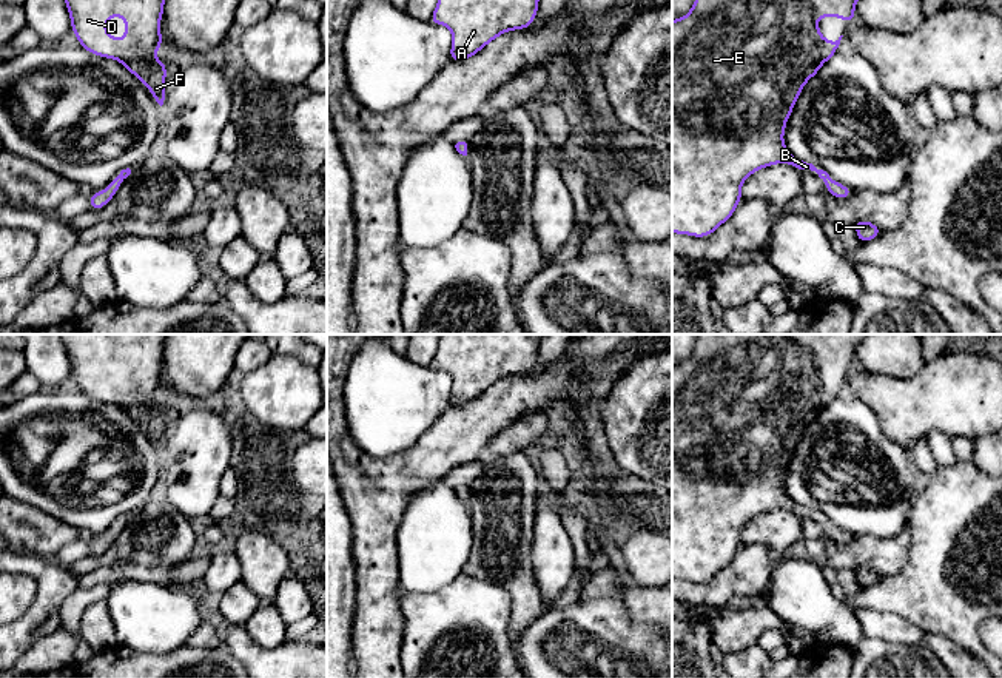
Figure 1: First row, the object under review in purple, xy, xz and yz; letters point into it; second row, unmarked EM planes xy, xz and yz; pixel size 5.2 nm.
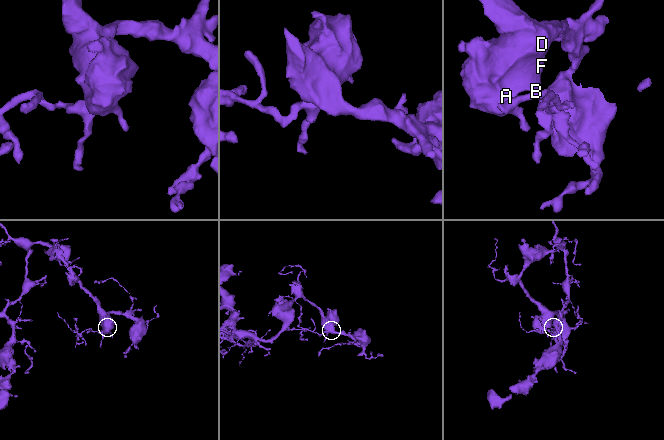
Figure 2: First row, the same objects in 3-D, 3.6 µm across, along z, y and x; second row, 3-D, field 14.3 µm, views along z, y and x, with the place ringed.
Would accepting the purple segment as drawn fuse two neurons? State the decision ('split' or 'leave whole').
leave whole

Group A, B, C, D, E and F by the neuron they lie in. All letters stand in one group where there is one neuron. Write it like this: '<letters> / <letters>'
A B C D E F

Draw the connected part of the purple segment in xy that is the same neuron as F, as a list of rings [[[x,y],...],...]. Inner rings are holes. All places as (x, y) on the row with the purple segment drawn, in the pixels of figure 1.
[[[65,0],[65,3],[71,31],[79,39],[80,48],[120,62],[145,83],[162,106],[166,92],[166,65],[154,55],[163,45],[159,25],[165,0]],[[109,17],[125,18],[122,40],[106,32]]]

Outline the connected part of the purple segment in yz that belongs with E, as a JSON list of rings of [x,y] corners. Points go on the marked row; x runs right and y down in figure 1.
[[[695,0],[691,11],[672,20],[672,233],[711,236],[737,210],[741,185],[755,171],[788,163],[800,173],[815,171],[837,199],[852,190],[832,180],[823,170],[795,159],[785,146],[788,117],[811,77],[828,62],[843,35],[829,42],[820,35],[820,17],[854,20],[857,0]]]

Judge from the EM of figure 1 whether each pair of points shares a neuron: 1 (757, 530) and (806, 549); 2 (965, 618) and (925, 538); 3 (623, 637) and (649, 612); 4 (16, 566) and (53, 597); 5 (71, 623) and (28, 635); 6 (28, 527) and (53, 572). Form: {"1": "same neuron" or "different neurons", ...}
{"1": "different neurons", "2": "same neuron", "3": "different neurons", "4": "same neuron", "5": "different neurons", "6": "different neurons"}

